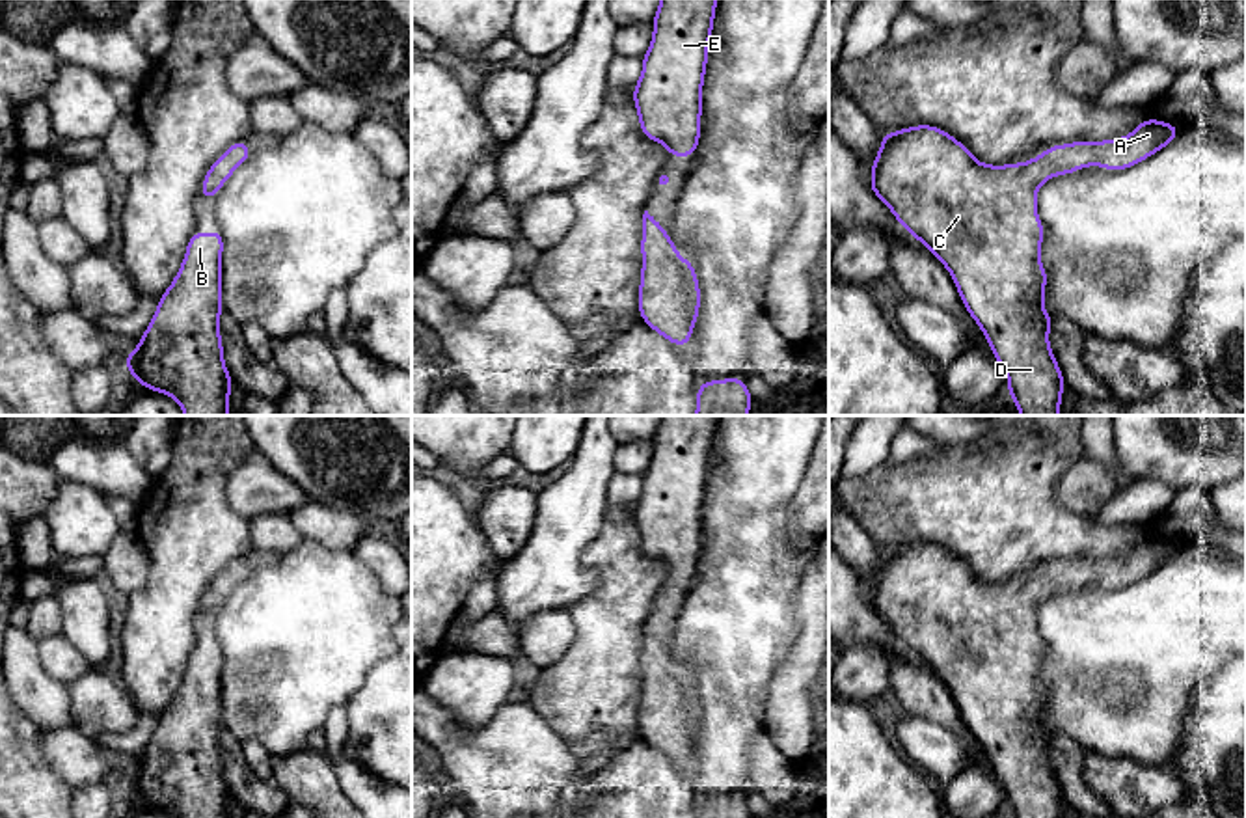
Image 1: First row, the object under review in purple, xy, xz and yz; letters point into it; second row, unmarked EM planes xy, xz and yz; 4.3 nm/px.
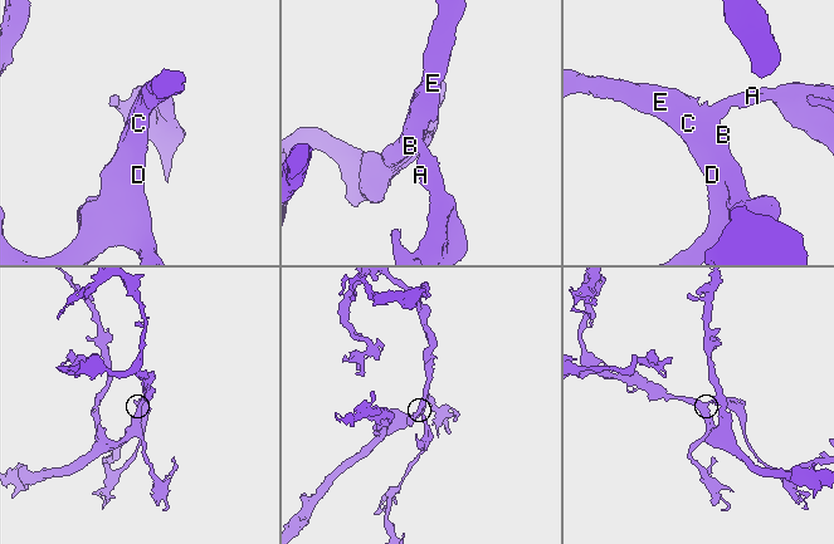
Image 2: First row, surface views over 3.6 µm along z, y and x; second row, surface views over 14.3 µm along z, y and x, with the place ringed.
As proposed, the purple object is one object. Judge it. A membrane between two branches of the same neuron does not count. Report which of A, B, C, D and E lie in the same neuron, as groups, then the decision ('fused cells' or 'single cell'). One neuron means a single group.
A B C D E | single cell

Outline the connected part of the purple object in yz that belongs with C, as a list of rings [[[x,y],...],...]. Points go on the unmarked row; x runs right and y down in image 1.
[[[1147,535],[1125,555],[1050,563],[1021,581],[989,583],[978,579],[967,563],[933,542],[883,550],[872,579],[872,609],[894,635],[929,665],[948,686],[970,734],[989,758],[993,773],[1008,792],[1013,818],[1060,818],[1067,805],[1049,764],[1052,734],[1043,727],[1047,688],[1039,678],[1043,641],[1037,634],[1037,606],[1054,593],[1086,583],[1108,589],[1127,587],[1155,572],[1179,553],[1179,542]]]

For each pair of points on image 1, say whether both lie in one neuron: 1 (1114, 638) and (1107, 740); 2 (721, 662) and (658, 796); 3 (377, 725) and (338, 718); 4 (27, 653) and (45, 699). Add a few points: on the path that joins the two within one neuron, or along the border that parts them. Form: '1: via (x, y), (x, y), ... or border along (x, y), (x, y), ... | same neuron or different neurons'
1: via (1142, 666), (1155, 688), (1150, 708), (1135, 716) | same neuron
2: via (721, 697), (721, 744), (693, 772) | same neuron
3: border along (345, 707), (347, 738), (343, 753), (358, 763) | different neurons
4: via (27, 664), (27, 681), (34, 688) | same neuron

